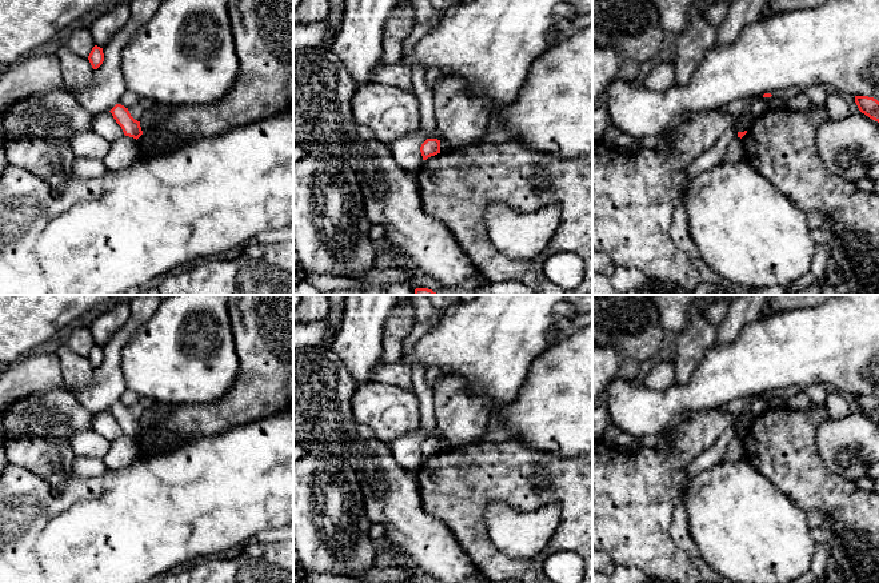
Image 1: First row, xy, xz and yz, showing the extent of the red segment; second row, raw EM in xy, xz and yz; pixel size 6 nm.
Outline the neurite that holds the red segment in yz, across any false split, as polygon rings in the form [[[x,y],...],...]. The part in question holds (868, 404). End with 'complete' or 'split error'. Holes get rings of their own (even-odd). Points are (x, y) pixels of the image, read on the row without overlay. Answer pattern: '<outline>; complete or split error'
[[[855,395],[855,402],[862,412],[879,422],[879,400],[868,395]]]; complete

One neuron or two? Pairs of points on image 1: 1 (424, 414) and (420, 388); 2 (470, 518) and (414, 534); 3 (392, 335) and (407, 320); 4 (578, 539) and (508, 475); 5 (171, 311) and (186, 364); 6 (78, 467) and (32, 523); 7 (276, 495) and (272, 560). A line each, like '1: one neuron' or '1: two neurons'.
1: one neuron
2: two neurons
3: one neuron
4: one neuron
5: one neuron
6: two neurons
7: two neurons

